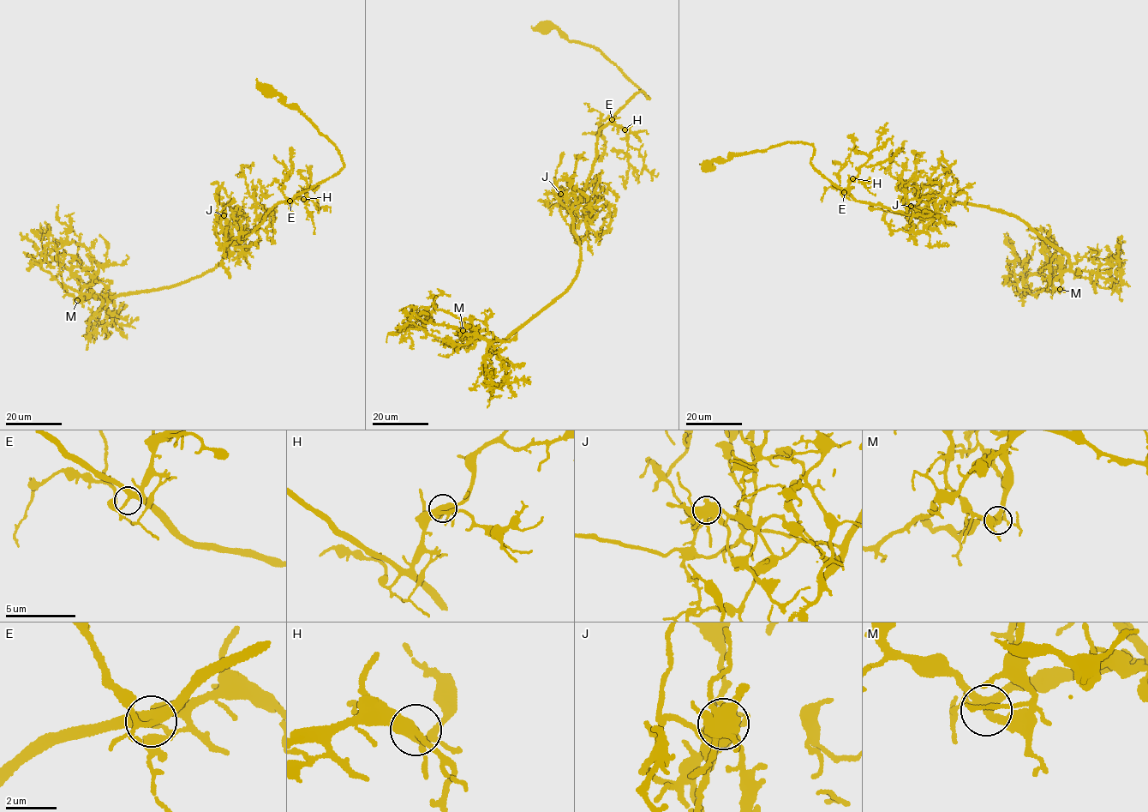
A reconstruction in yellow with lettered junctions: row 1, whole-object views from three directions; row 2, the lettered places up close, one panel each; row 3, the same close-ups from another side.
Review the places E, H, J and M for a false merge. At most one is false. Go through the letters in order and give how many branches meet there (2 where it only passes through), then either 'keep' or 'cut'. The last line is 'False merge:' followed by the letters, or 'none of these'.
E: 4 | keep
H: 4 | keep
J: 7 | cut
M: 4 | keep
False merge: J

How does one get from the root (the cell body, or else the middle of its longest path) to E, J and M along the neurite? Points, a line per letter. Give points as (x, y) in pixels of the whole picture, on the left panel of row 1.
E: (266, 90), (277, 92), (286, 105), (298, 107), (335, 146), (343, 165), (337, 174), (289, 201)
J: (266, 90), (307, 117), (335, 146), (343, 168), (275, 206), (239, 243), (232, 241), (224, 214)
M: (266, 90), (335, 146), (339, 171), (241, 242), (228, 232), (200, 276), (77, 300)

